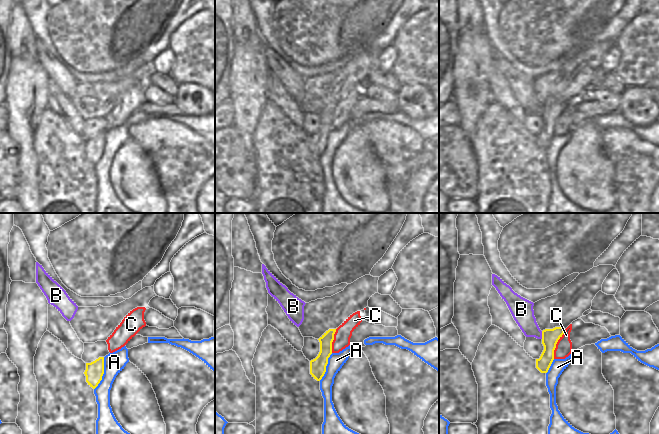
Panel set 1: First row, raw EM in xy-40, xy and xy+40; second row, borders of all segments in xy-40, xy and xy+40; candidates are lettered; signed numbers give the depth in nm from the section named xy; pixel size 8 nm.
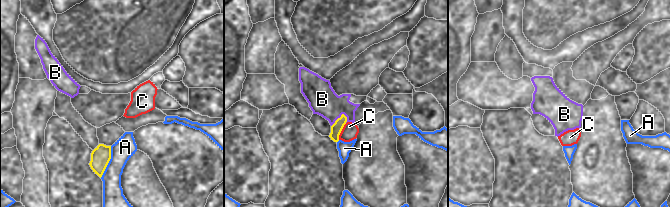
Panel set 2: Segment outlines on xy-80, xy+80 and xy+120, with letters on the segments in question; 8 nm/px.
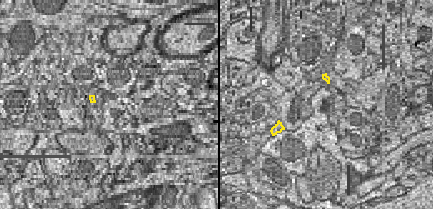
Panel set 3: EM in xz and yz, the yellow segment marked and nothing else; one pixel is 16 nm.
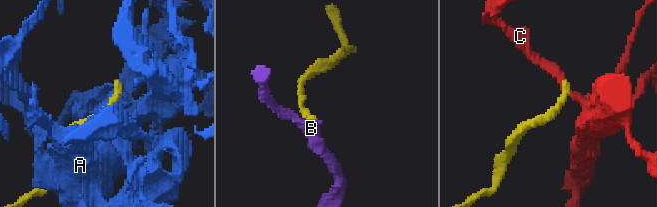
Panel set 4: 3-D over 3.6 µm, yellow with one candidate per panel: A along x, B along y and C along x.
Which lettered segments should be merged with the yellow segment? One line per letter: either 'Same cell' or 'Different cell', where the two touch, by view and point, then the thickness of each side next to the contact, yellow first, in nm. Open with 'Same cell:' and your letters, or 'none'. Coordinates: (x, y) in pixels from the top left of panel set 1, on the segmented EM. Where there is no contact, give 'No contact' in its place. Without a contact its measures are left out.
Same cell: none
A: Different cell. Touches yellow at xy-40 (103, 373). Thickness 150 nm (yellow) against 160 nm
B: Different cell. Touches yellow at xy+40 (542, 335). Thickness 140 nm (yellow) against 180 nm
C: Different cell. Touches yellow at xy+40 (556, 343). Thickness 140 nm (yellow) against 130 nm

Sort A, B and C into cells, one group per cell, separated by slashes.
A / B / C

